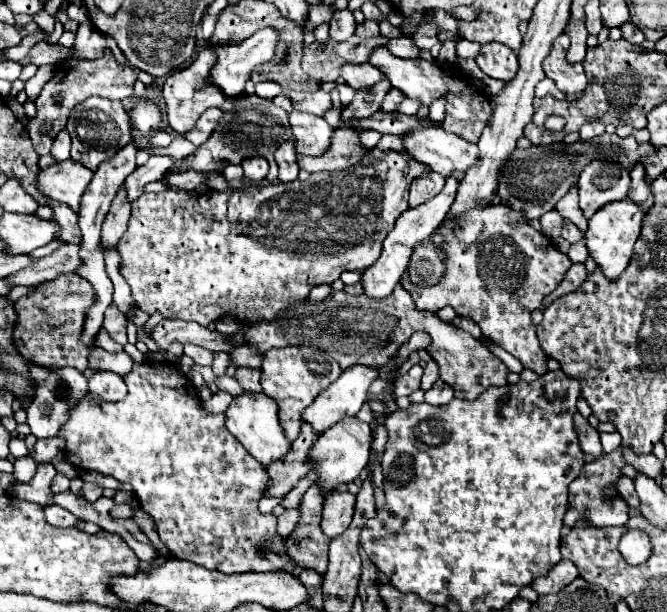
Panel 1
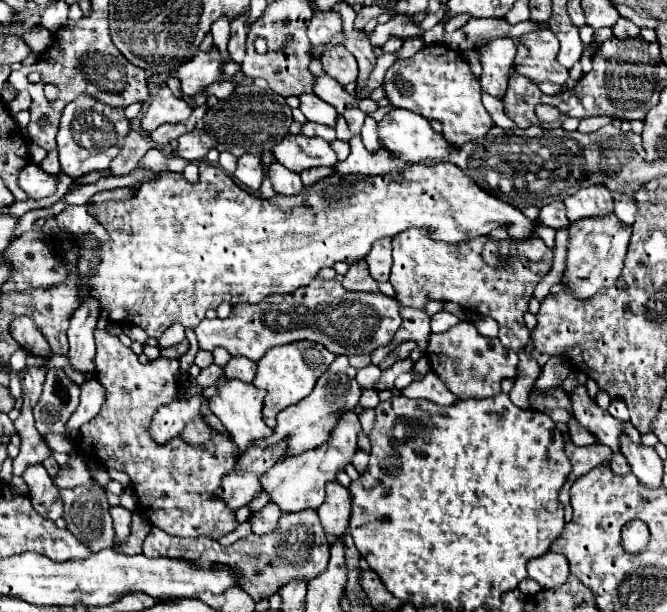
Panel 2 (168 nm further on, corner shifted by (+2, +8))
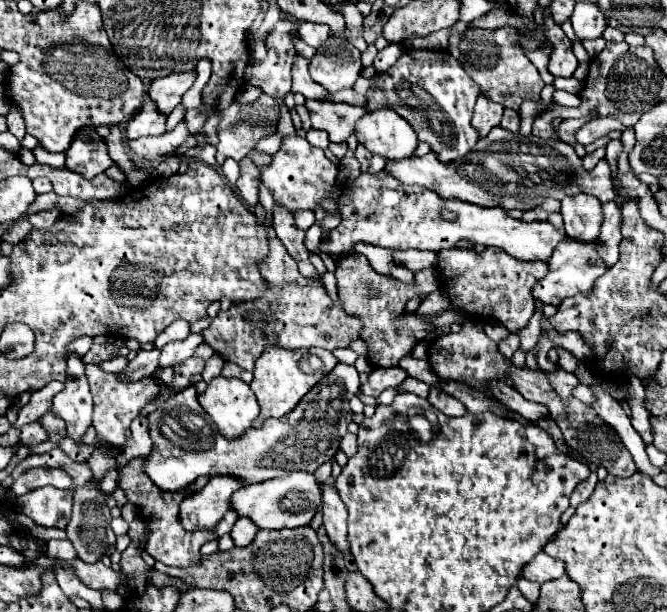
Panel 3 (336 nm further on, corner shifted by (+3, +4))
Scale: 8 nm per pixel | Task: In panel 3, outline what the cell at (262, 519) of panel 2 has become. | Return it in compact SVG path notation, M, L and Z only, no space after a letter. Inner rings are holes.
M245 516L239 518L231 530L231 536L233 536L233 542L235 546L247 546L253 542L255 534L259 532L259 526L253 524L253 520L247 520Z

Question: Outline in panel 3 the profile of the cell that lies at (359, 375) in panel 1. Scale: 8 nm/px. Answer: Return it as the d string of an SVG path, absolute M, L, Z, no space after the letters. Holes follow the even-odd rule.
M337 364L289 416L281 420L269 418L263 428L249 428L241 440L229 440L217 432L211 416L199 406L195 386L187 386L171 400L149 414L151 438L155 450L147 456L145 472L163 490L181 490L199 476L231 474L245 484L271 480L285 470L309 470L315 472L323 462L337 454L341 438L347 434L347 426L353 420L349 400L359 390L359 374L355 366Z

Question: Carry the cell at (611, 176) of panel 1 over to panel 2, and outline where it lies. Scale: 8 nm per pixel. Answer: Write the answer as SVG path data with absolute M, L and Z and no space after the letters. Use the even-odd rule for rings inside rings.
M602 184L580 188L574 196L566 198L564 204L568 210L570 222L590 218L590 216L608 216L614 208L612 194Z

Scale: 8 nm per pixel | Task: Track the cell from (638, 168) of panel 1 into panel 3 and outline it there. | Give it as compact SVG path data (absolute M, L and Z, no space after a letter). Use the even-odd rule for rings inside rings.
M605 202L603 204L605 220L601 226L601 234L597 240L605 244L605 250L601 250L601 258L605 264L613 266L619 260L619 244L621 244L621 206L617 202Z

